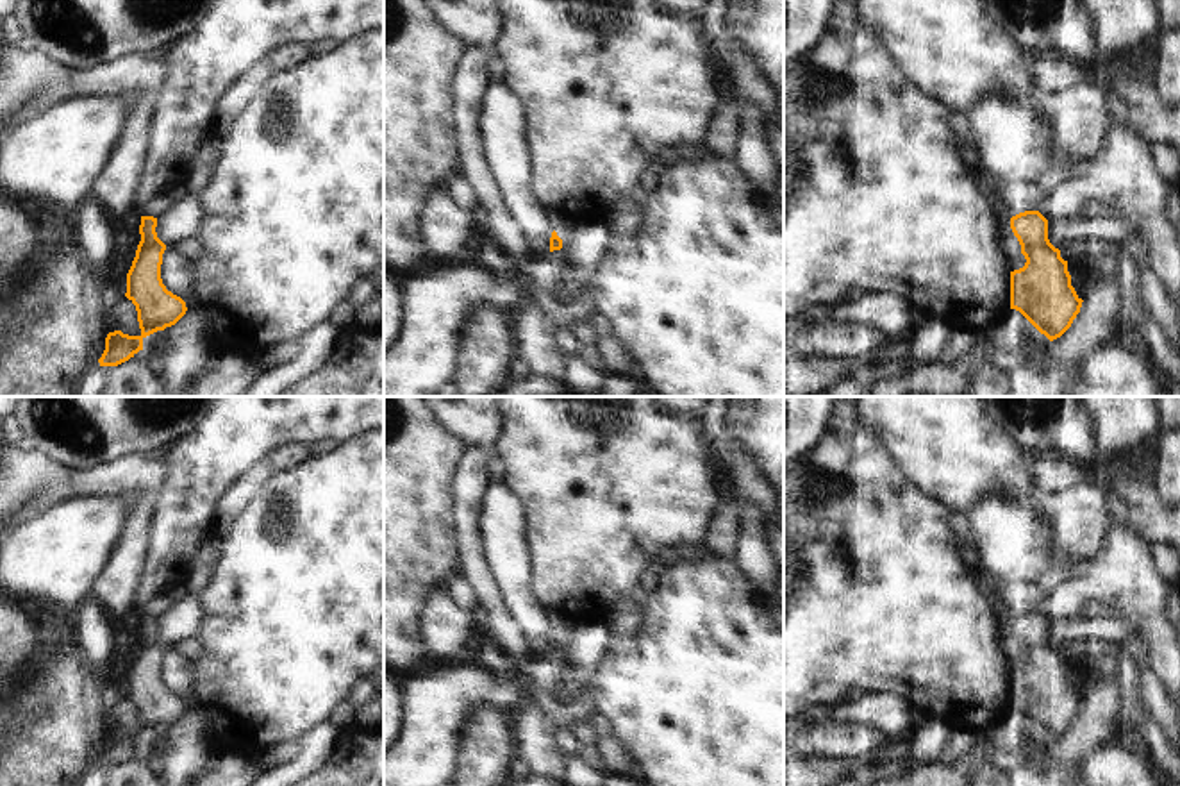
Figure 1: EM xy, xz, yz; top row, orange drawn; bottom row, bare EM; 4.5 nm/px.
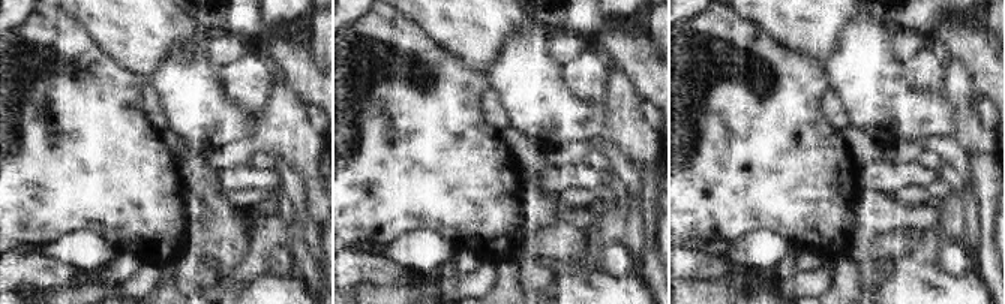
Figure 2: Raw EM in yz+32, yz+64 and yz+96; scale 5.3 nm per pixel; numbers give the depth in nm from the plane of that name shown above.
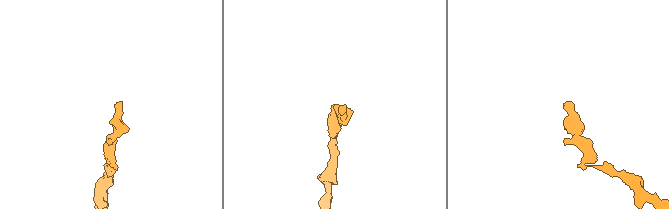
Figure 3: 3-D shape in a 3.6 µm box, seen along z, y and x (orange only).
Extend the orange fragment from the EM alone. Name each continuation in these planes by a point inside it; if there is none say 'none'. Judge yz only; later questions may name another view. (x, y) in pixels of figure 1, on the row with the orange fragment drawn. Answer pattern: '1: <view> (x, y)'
none.

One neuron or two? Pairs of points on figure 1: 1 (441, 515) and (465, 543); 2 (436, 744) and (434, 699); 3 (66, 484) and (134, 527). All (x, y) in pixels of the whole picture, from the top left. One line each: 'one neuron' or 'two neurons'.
1: two neurons
2: one neuron
3: two neurons

